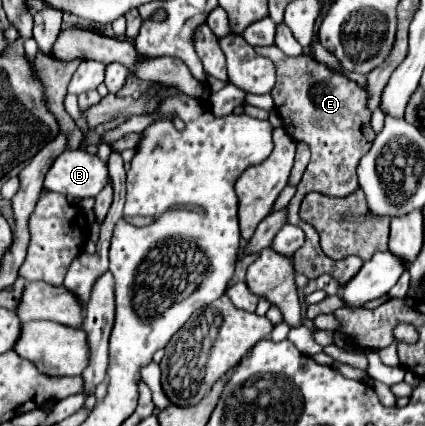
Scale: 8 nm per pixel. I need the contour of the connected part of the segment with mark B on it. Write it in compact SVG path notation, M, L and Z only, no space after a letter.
M84 148L62 152L50 166L44 188L60 192L64 196L88 198L96 196L108 182L108 168L98 158L88 154Z

